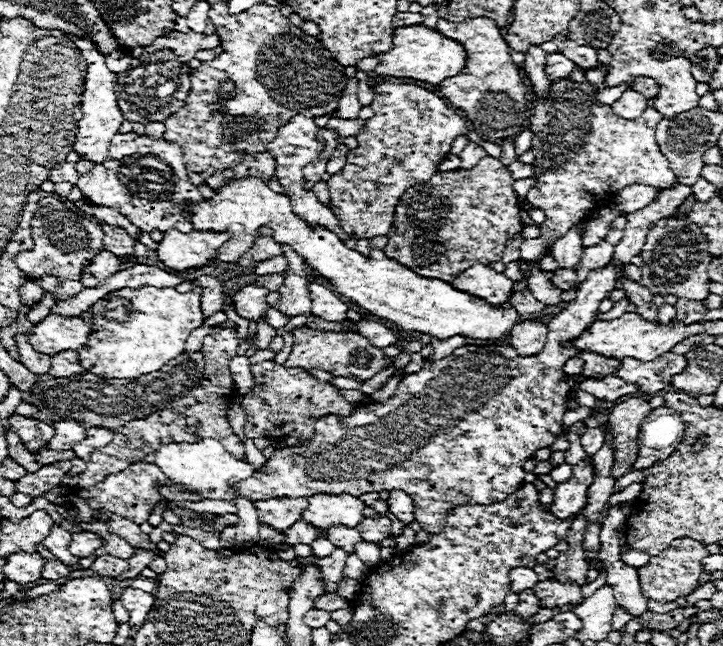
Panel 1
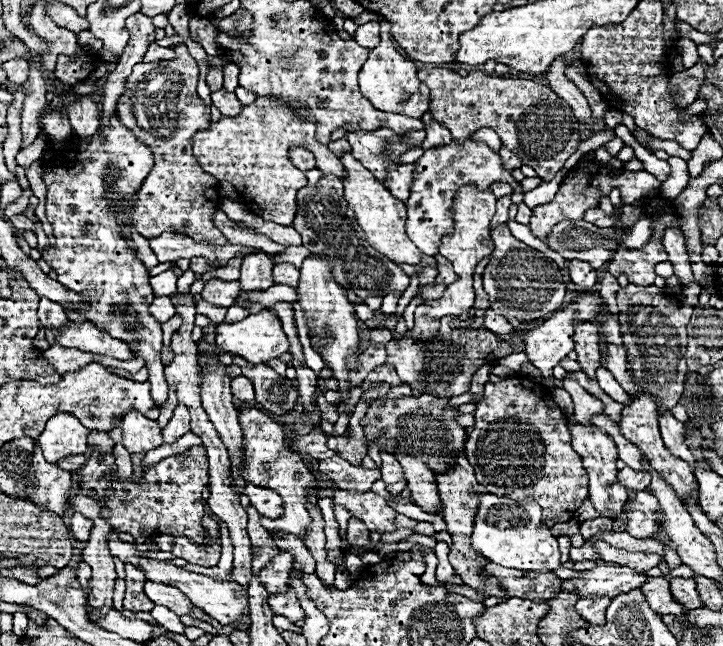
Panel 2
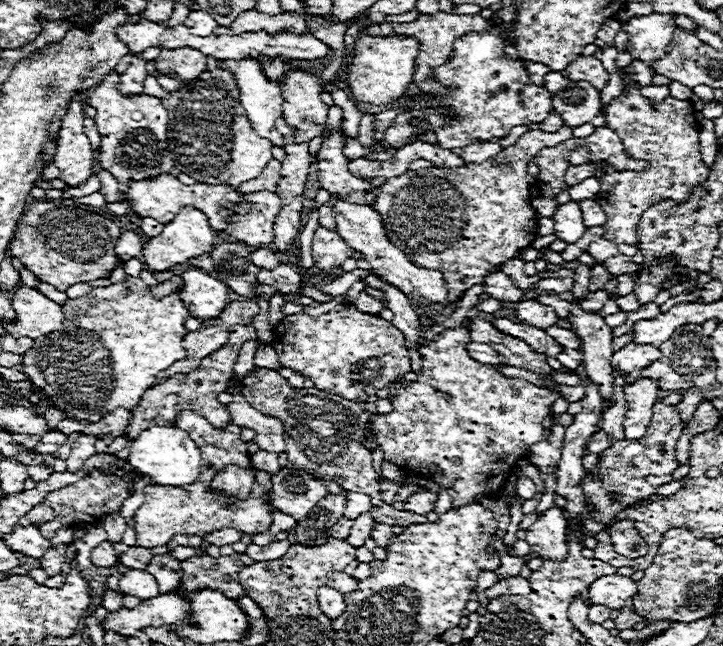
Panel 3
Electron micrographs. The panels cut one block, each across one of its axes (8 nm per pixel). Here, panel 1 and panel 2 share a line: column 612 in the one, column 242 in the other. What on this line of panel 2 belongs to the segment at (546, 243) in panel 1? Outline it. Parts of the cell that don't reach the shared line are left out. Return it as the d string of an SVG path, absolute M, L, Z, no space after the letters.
M258 96L238 116L222 116L218 122L210 124L210 138L208 130L198 132L192 138L192 148L202 170L216 176L220 182L232 182L234 188L238 188L244 204L248 204L252 212L270 218L270 222L292 226L296 212L296 192L298 188L306 186L306 176L302 170L290 164L290 146L306 144L306 148L314 152L316 164L322 170L322 174L334 174L342 180L348 176L338 156L334 156L324 144L314 140L314 132L316 126L312 116L302 118L288 104L270 96Z

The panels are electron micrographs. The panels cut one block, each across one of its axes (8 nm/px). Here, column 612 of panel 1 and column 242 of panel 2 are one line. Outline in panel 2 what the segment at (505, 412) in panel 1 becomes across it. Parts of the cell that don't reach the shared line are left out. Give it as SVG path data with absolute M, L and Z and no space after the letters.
M250 252L242 262L240 286L242 290L266 290L274 286L272 260L264 252Z

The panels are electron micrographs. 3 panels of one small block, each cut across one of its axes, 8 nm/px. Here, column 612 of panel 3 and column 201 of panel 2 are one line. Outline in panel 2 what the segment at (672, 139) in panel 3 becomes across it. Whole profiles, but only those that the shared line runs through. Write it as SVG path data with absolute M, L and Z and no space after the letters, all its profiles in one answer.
M184 44L174 50L174 60L136 64L126 78L124 94L116 102L120 122L154 154L154 168L146 176L134 206L134 228L146 238L160 236L162 232L180 232L196 242L228 244L226 236L214 226L214 214L220 208L220 182L198 168L190 144L196 132L210 128L210 106L196 94L196 60L188 54Z

